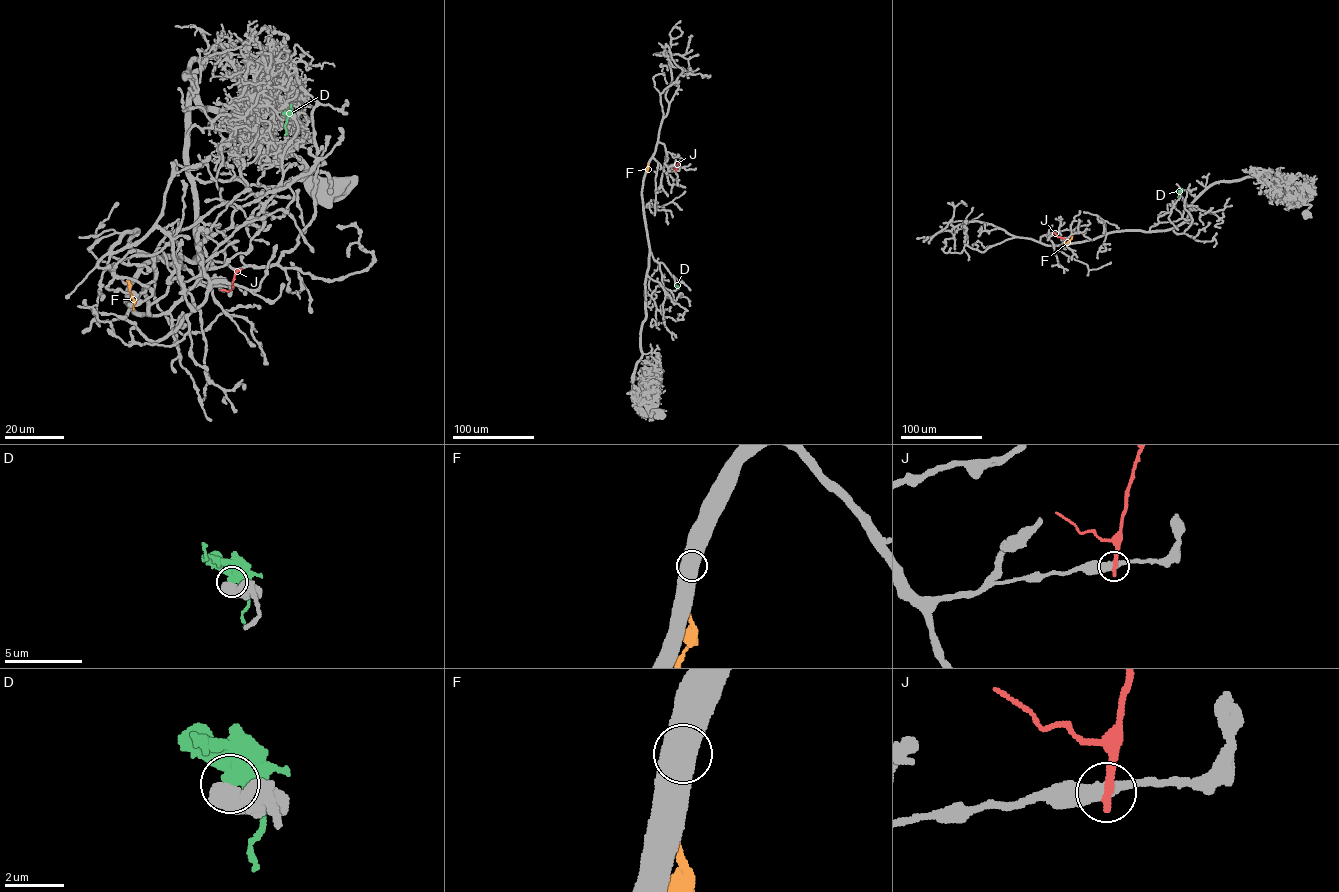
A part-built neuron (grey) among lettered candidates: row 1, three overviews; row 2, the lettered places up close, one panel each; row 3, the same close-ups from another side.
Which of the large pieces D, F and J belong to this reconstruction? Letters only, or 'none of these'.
none of these

